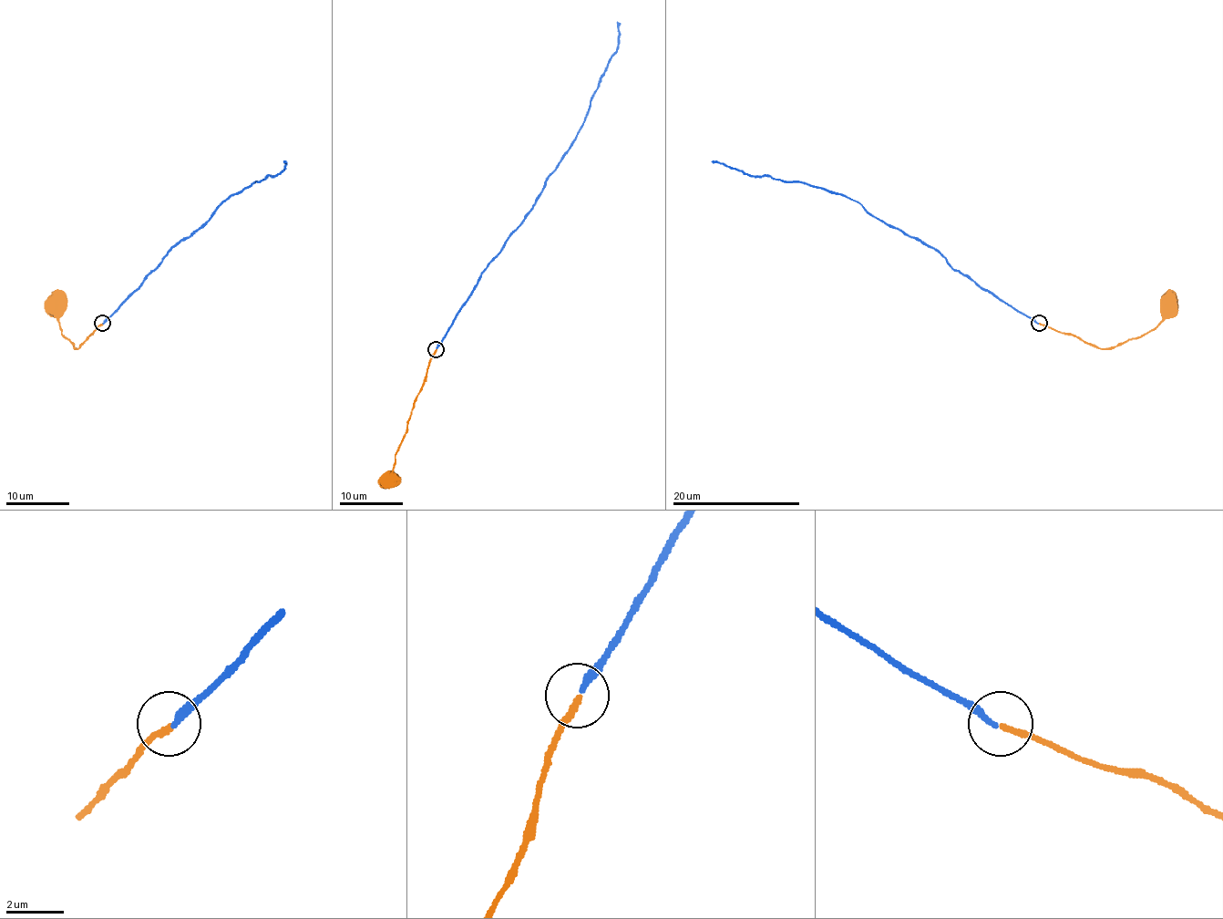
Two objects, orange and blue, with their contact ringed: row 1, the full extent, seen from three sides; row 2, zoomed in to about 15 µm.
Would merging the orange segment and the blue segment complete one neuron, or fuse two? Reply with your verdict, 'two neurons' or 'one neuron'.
two neurons

